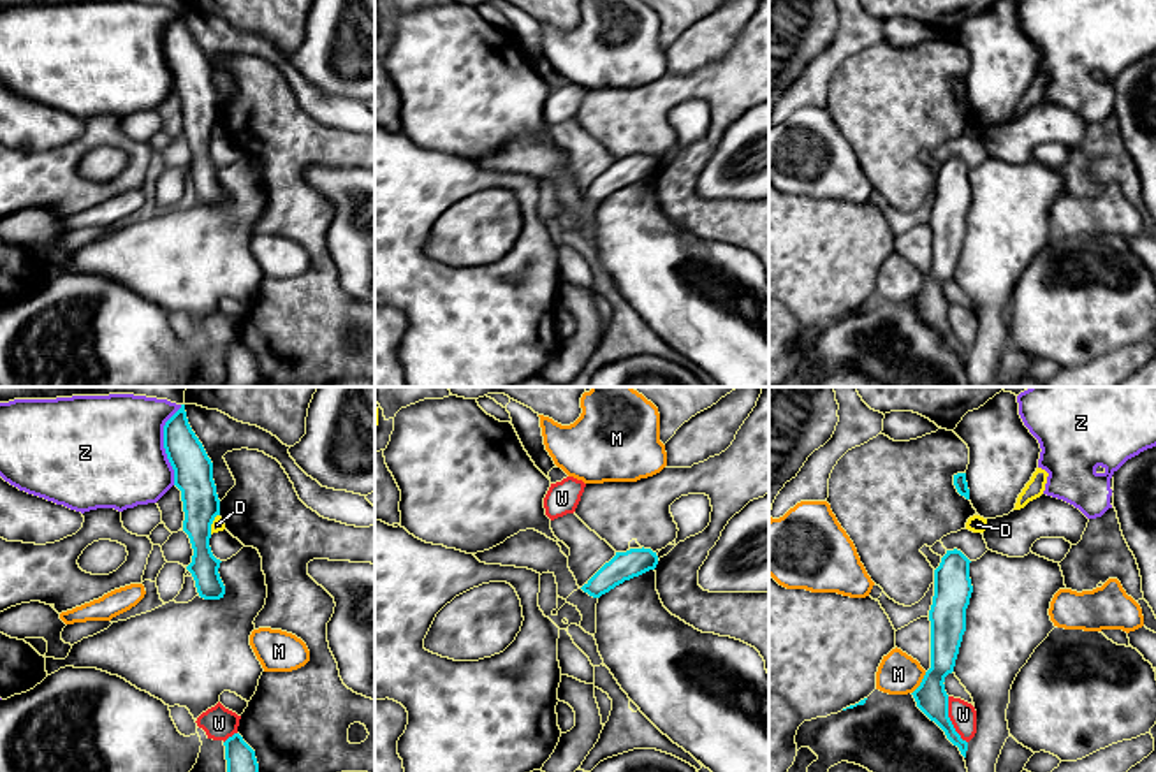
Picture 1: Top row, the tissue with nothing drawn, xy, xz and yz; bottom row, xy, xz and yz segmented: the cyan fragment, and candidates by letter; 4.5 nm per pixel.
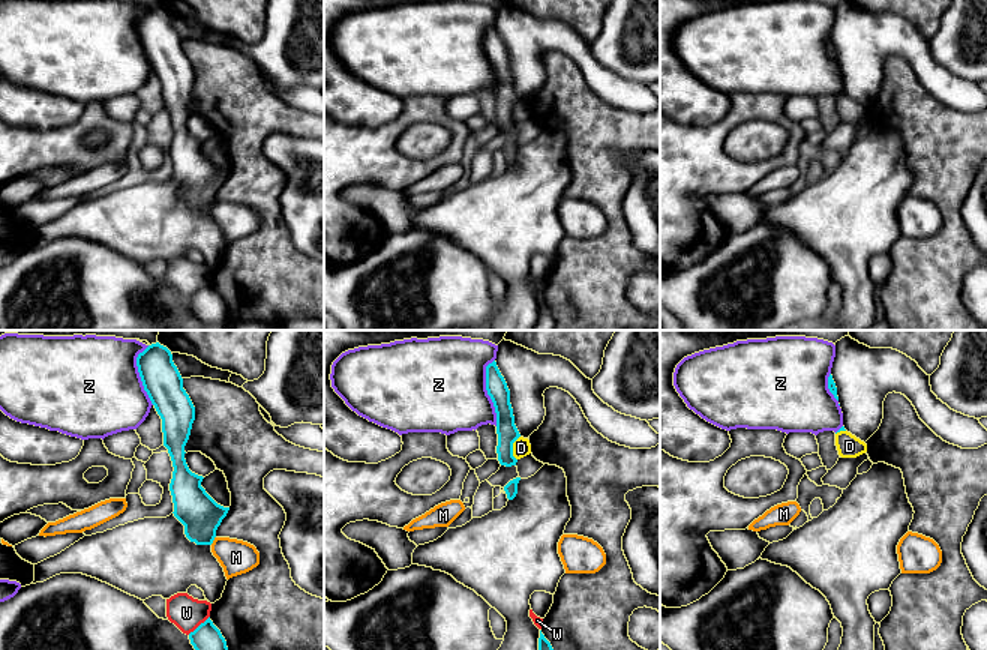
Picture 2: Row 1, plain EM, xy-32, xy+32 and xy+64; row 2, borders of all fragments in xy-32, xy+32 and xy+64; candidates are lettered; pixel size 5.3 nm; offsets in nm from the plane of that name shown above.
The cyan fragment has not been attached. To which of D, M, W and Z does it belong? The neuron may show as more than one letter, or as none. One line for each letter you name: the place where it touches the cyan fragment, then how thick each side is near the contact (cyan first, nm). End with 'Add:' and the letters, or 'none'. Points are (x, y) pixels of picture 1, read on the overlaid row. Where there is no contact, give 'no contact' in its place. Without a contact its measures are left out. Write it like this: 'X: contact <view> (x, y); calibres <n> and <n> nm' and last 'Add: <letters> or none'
D: contact xy (212, 523); calibres 180 and 50 nm
Add: D

